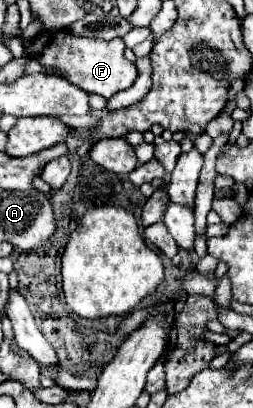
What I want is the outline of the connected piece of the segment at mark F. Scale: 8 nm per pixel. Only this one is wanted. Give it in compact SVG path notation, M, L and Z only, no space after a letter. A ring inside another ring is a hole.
M66 29L60 31L42 31L40 37L28 43L26 53L34 59L38 59L42 65L50 69L58 69L62 77L66 77L70 83L80 87L86 93L96 93L106 99L110 99L114 93L128 89L136 81L136 65L124 57L124 41L112 39L86 39L86 37L72 37Z

